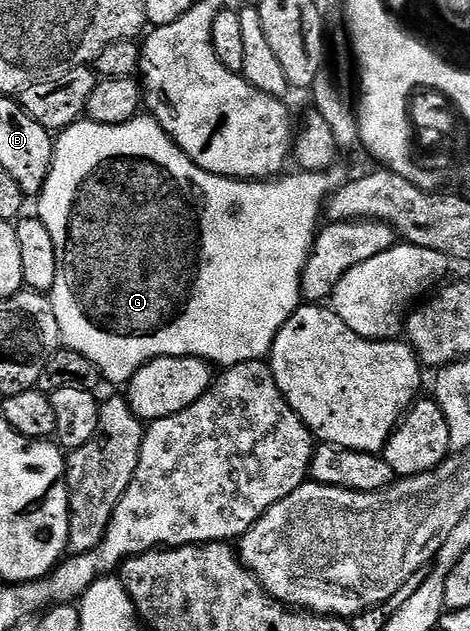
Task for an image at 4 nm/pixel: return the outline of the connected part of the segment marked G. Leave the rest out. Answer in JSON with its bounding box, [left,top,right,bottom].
[36,117,344,385]

